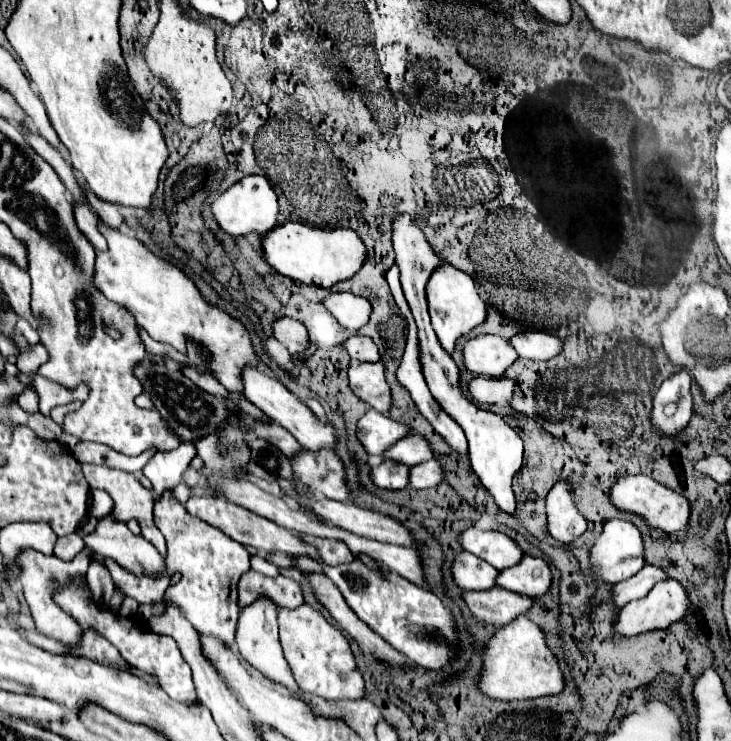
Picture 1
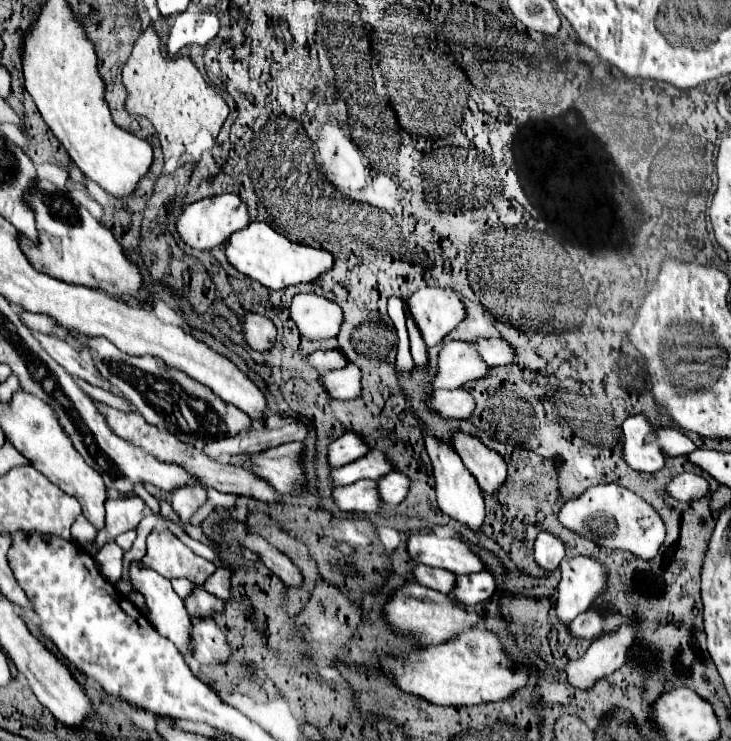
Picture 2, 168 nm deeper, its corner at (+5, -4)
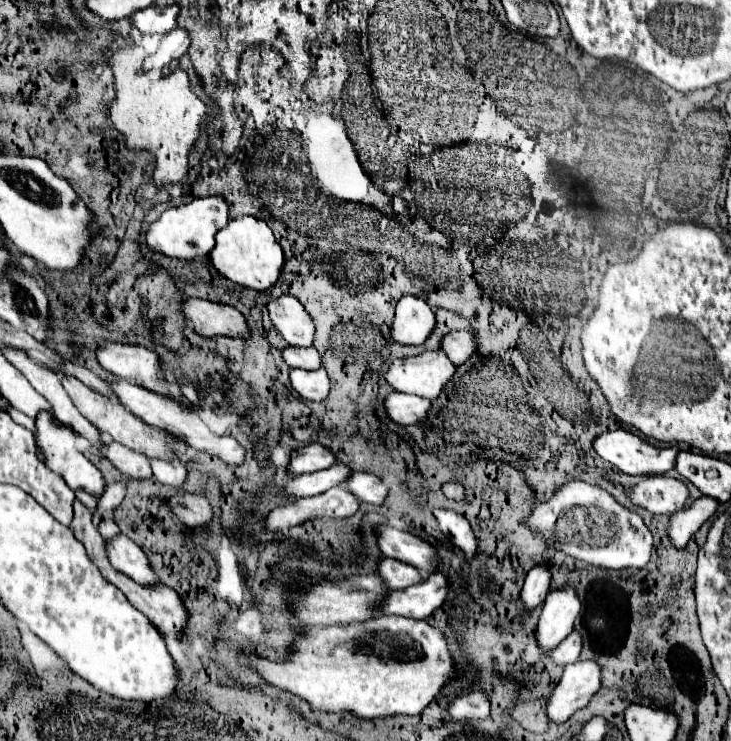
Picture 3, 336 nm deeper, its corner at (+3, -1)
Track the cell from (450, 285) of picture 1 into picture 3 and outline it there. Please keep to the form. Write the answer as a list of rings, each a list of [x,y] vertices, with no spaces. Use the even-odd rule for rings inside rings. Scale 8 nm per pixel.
[[[403,297],[391,325],[391,341],[399,345],[421,345],[435,329],[435,313],[423,299]]]

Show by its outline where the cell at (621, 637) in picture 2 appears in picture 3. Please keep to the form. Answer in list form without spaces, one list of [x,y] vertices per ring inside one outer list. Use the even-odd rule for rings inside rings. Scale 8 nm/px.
[[[577,661],[567,665],[559,685],[547,699],[547,719],[565,723],[575,711],[587,707],[589,699],[601,687],[601,667],[595,661]]]

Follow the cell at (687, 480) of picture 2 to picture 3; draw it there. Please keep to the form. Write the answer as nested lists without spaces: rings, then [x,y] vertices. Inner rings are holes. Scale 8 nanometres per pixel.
[[[651,475],[631,485],[627,491],[631,505],[643,507],[653,515],[671,515],[677,509],[683,509],[689,491],[685,483],[669,479],[663,475]]]

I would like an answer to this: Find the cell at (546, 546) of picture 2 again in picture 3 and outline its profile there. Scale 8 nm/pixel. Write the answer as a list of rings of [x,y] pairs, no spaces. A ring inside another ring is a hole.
[[[537,565],[529,571],[527,579],[525,579],[525,585],[523,585],[523,591],[521,591],[521,611],[525,615],[533,613],[547,597],[547,591],[549,591],[549,583],[551,583],[551,571],[547,565]]]

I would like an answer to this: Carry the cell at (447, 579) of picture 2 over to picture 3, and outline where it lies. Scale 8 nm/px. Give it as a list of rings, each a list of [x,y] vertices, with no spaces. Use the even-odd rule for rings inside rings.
[[[387,557],[377,559],[377,575],[383,579],[387,589],[403,589],[405,585],[417,585],[417,581],[425,581],[415,567]]]

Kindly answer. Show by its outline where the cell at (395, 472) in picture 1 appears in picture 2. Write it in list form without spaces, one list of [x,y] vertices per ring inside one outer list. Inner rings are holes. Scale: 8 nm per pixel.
[[[359,480],[349,486],[339,486],[333,490],[335,502],[343,512],[371,514],[381,508],[381,498],[375,480]]]

